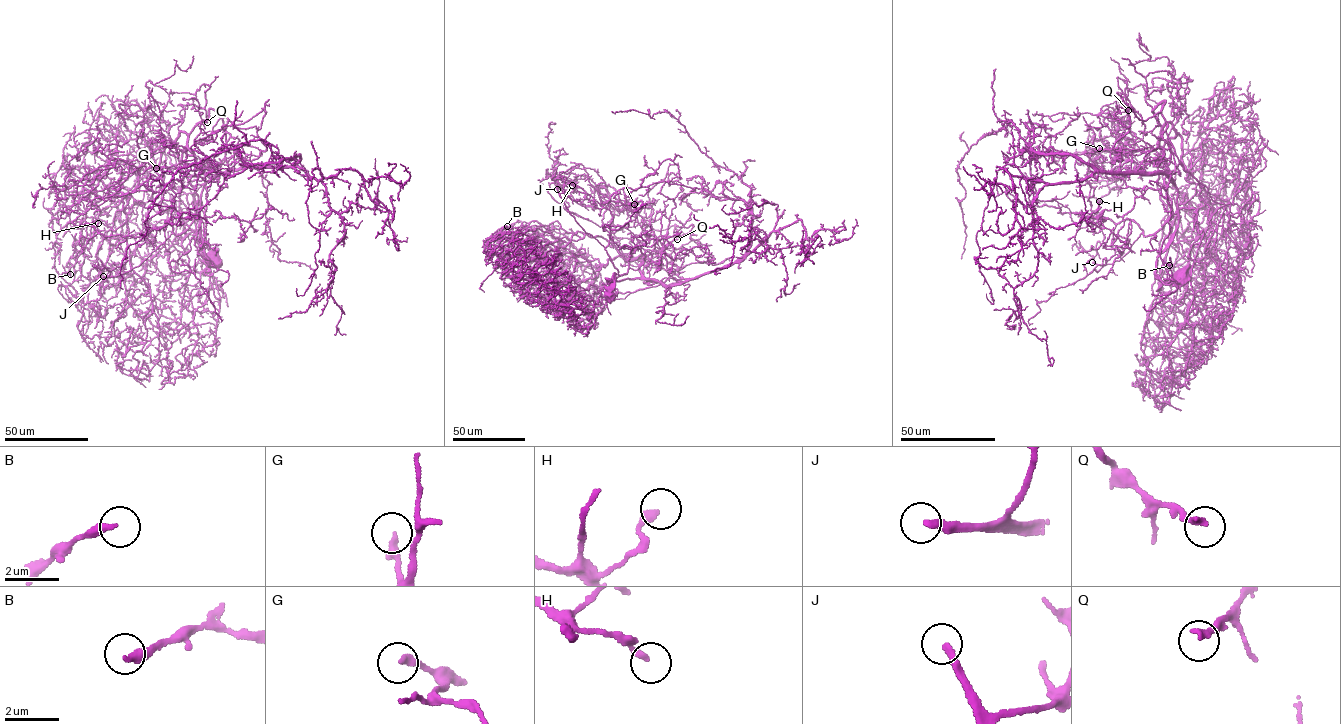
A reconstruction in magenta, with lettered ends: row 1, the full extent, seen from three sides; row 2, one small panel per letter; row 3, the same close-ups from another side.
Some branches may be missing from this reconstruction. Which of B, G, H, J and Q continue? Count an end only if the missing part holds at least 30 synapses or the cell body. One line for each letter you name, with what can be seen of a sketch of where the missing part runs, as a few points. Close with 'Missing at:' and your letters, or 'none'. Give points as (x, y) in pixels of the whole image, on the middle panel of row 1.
J: course (557, 189), (547, 179), (543, 161), (554, 131), (550, 126), (541, 135), (540, 145)
Missing at: J

